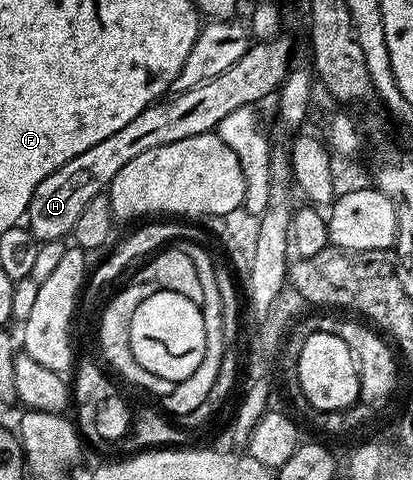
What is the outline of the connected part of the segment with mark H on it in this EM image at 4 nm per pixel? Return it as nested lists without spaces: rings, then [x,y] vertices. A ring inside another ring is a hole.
[[[280,35],[273,41],[252,44],[239,62],[229,67],[229,71],[217,75],[217,79],[209,79],[201,83],[201,87],[193,87],[184,93],[175,93],[171,102],[167,99],[156,101],[141,111],[133,123],[125,123],[125,127],[113,131],[109,139],[101,139],[101,143],[89,147],[89,151],[81,151],[81,155],[69,159],[69,163],[53,171],[53,175],[45,178],[37,191],[33,191],[25,218],[26,228],[40,243],[64,240],[74,234],[77,219],[93,195],[107,193],[117,171],[121,171],[125,163],[137,159],[137,155],[145,155],[145,151],[153,151],[153,147],[165,147],[165,143],[177,143],[177,139],[193,139],[193,135],[218,130],[225,115],[246,105],[258,106],[258,101],[265,100],[270,93],[272,96],[283,84],[292,64],[291,45],[285,37]]]

